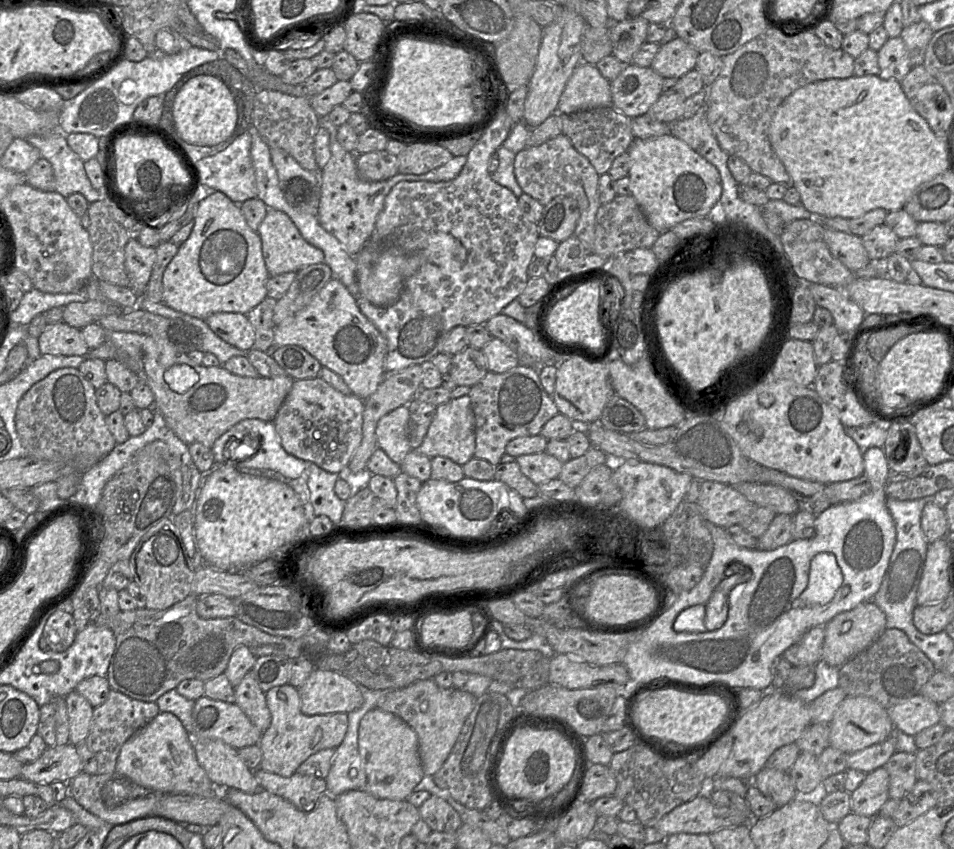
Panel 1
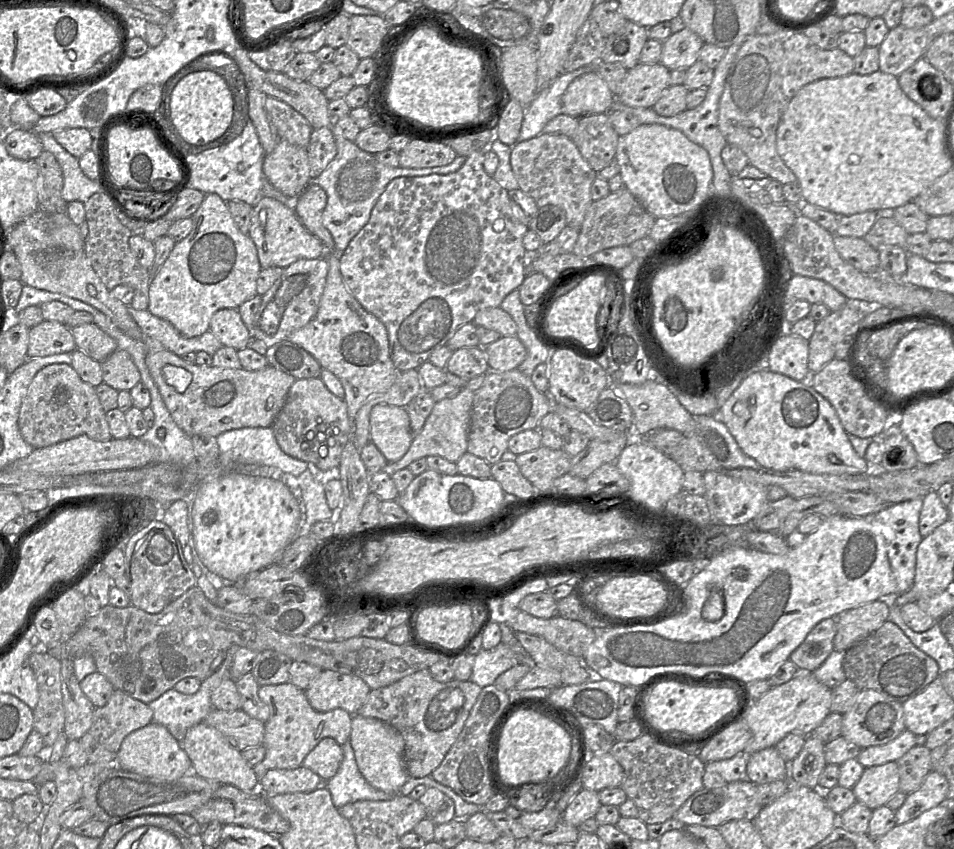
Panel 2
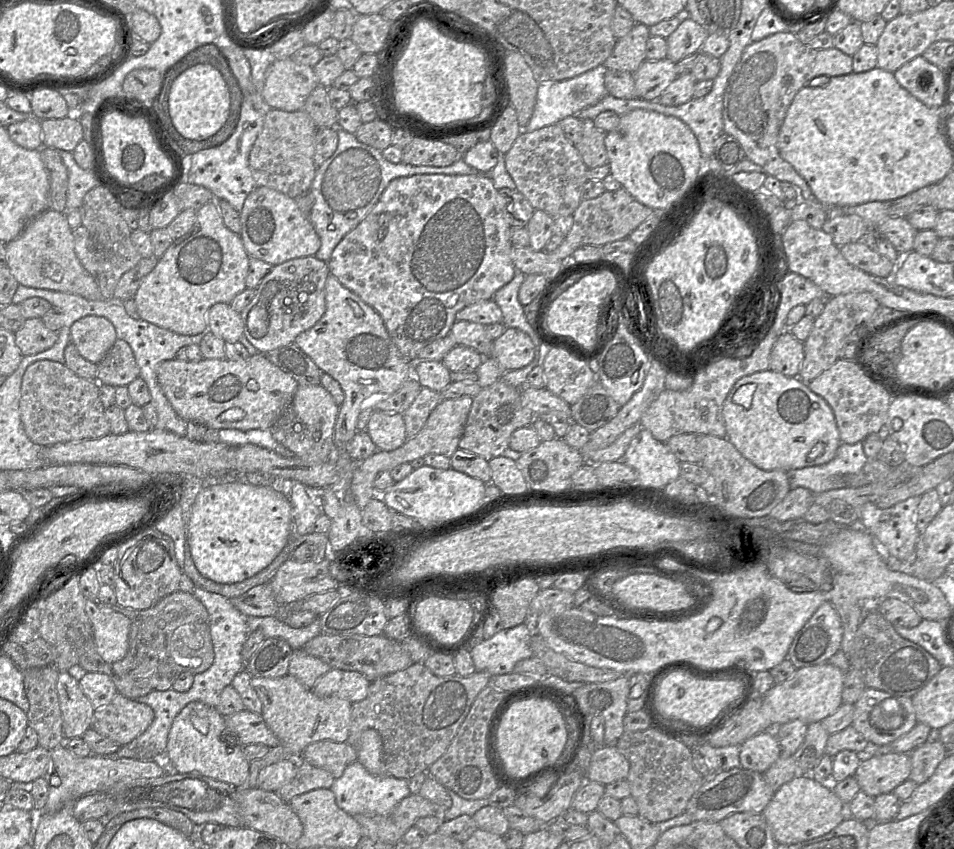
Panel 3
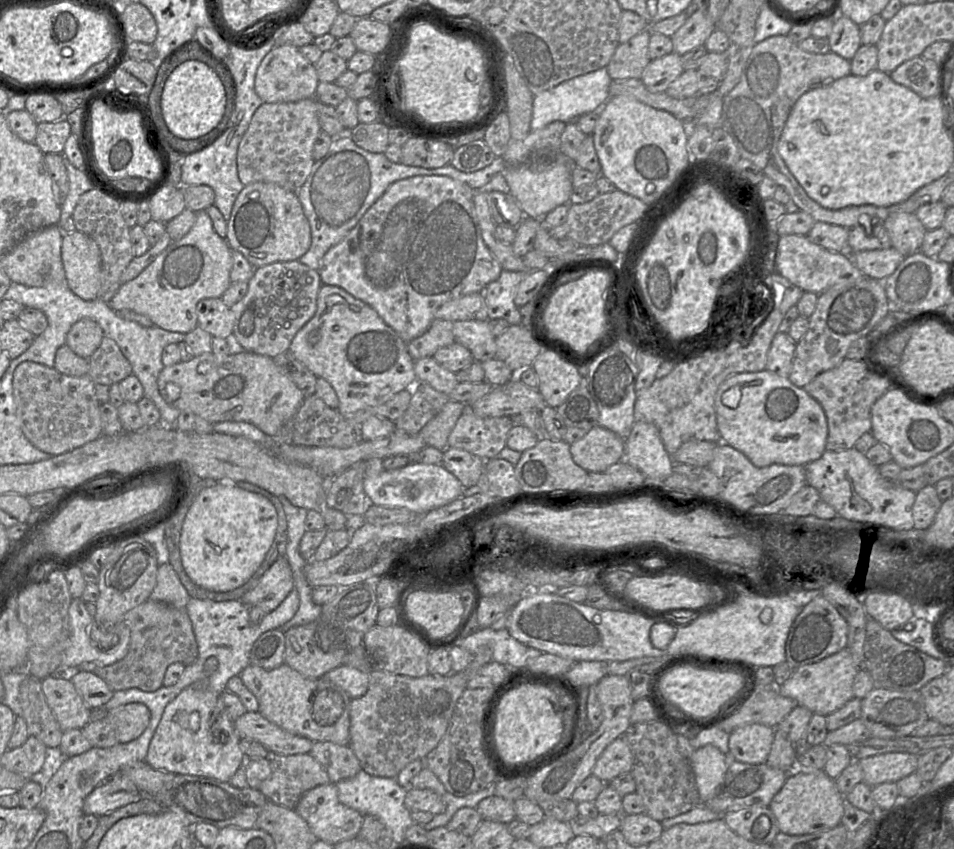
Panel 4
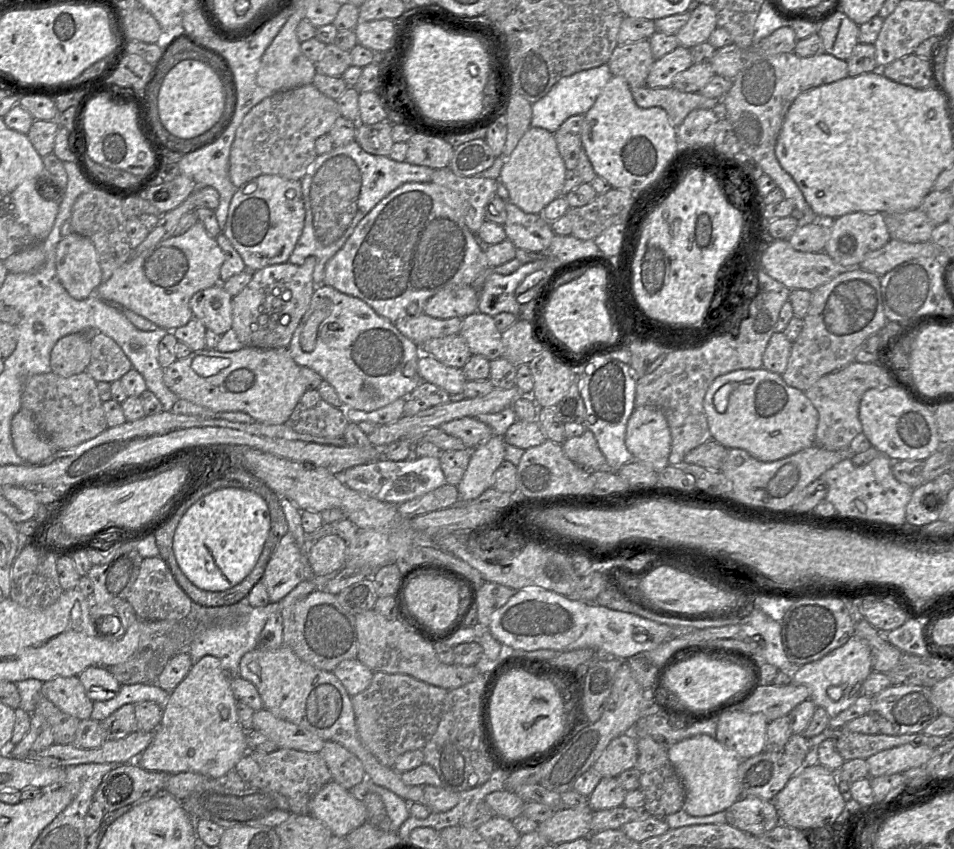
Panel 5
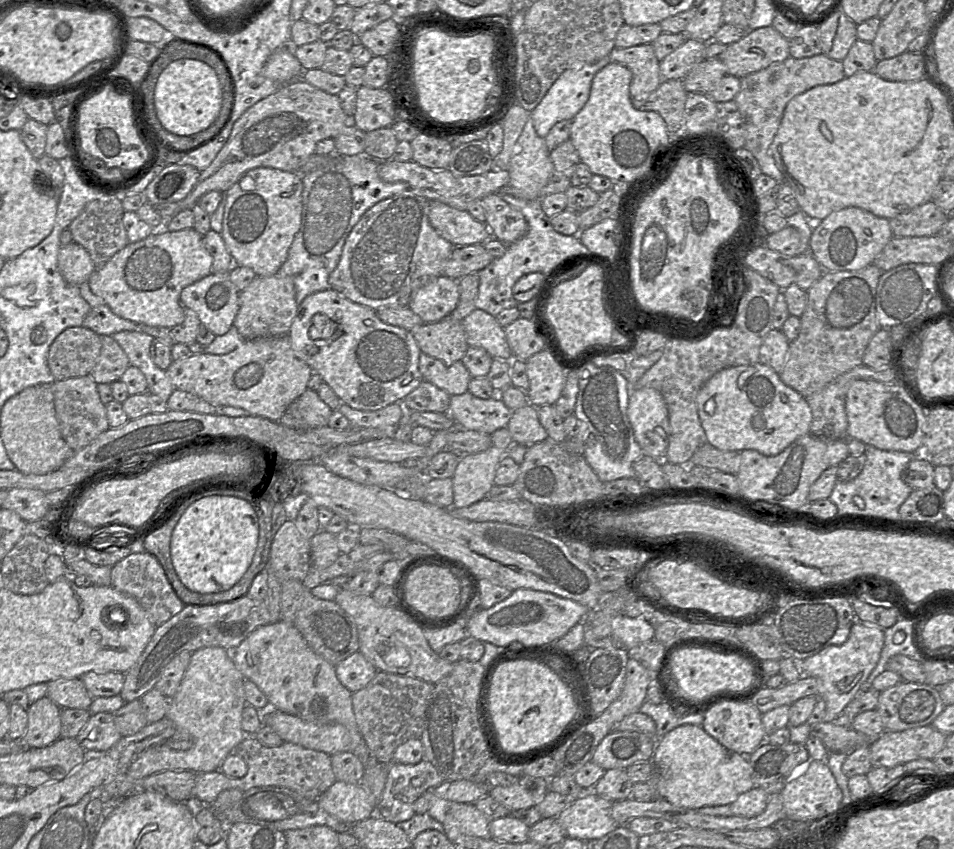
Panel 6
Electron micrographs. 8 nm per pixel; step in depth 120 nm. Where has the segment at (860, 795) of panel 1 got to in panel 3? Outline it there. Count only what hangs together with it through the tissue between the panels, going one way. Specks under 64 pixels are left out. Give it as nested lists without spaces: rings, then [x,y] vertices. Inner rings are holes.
[[[868,753],[859,764],[855,777],[860,790],[876,797],[893,790],[909,779],[910,753]]]

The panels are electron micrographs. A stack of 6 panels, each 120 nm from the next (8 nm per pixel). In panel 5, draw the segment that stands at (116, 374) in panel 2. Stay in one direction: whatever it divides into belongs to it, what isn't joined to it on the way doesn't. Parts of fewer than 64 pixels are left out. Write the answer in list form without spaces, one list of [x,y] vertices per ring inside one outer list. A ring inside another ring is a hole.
[[[101,332],[91,333],[91,359],[86,372],[96,382],[120,380],[133,367],[121,347]]]

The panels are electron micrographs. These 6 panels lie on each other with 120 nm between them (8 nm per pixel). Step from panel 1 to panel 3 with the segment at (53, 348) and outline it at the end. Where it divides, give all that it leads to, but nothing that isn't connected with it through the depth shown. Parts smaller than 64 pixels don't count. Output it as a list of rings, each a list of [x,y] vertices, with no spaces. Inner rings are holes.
[[[28,318],[15,332],[15,343],[23,356],[34,355],[51,348],[58,333],[45,326],[41,318]]]

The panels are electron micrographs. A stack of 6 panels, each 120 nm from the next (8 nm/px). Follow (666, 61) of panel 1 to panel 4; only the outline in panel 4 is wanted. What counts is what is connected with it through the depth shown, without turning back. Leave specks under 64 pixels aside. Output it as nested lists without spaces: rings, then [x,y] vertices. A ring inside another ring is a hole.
[[[698,9],[671,36],[673,52],[683,56],[694,48],[704,45],[715,29],[715,22]]]

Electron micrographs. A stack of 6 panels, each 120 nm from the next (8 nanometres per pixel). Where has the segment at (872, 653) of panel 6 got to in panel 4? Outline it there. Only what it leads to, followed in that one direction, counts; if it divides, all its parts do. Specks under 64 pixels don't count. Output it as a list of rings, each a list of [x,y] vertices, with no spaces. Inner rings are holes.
[[[845,647],[816,663],[794,669],[791,676],[777,689],[783,696],[792,698],[798,705],[806,707],[812,713],[827,716],[854,697],[853,684],[859,669],[851,652]]]

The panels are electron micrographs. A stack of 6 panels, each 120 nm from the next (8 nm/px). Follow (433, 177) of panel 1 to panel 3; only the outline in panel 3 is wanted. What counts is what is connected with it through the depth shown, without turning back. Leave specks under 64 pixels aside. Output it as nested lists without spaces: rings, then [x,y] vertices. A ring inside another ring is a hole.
[[[337,127],[338,145],[333,155],[317,170],[310,191],[314,195],[314,204],[309,213],[321,246],[314,255],[327,262],[334,248],[342,238],[352,231],[373,209],[388,184],[395,178],[416,174],[471,175],[481,173],[467,165],[459,157],[449,166],[423,166],[405,163],[392,163],[377,150],[357,140],[355,134]]]

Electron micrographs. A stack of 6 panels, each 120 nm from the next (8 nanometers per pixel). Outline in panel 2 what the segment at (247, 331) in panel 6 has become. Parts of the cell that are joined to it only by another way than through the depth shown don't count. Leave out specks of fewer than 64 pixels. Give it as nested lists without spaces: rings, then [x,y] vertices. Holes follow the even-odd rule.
[[[327,258],[299,259],[285,267],[280,278],[262,295],[250,332],[251,340],[260,340],[271,347],[288,340],[292,332],[308,324],[318,311],[327,274]]]

